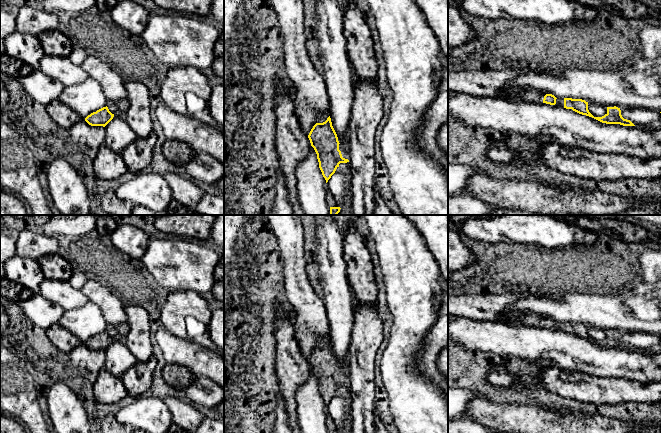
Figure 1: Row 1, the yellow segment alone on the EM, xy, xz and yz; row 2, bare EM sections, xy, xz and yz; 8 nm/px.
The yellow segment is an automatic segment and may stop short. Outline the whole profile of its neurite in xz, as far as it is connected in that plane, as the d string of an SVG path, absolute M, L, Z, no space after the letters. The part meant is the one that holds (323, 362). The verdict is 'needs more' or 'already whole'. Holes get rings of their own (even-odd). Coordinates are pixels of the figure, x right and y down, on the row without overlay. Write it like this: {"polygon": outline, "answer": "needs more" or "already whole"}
{"polygon": "M330 340L325 346L316 347L311 353L308 362L317 378L319 392L327 407L340 387L349 386L348 383L342 381L339 374L340 367L332 350Z", "answer": "already whole"}

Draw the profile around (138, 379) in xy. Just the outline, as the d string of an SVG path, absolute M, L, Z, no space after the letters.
M152 356L148 361L137 362L120 377L130 396L137 398L145 395L152 385L156 365L157 359Z

